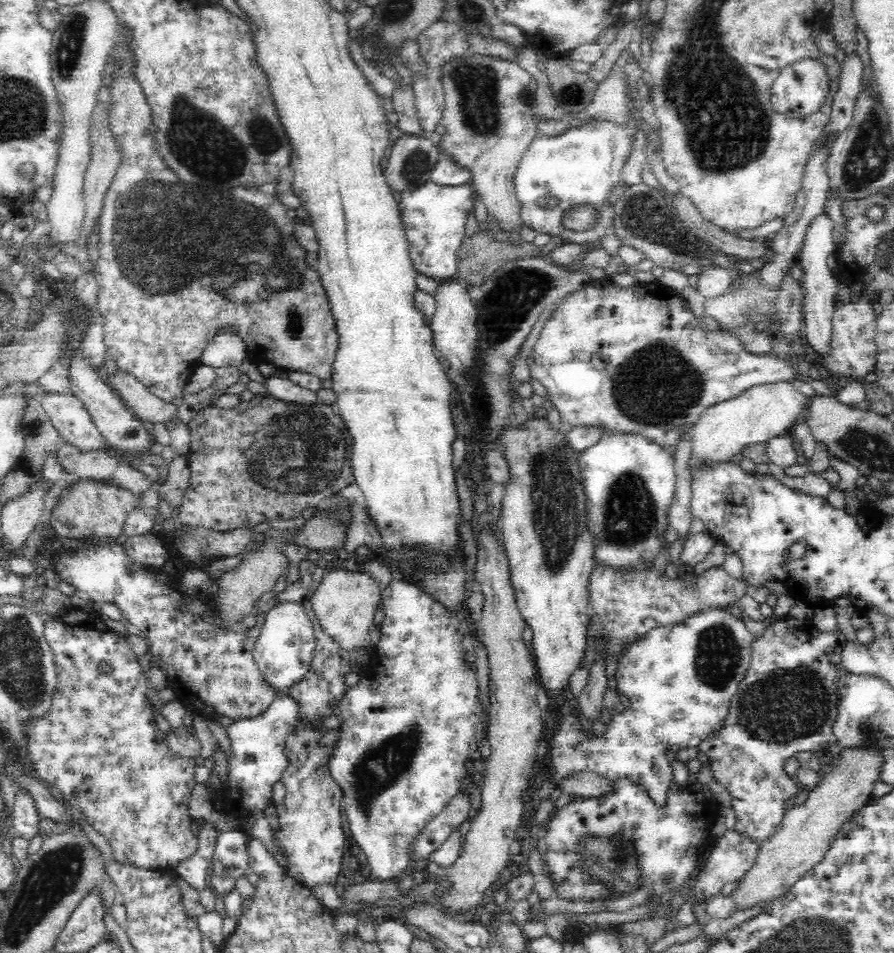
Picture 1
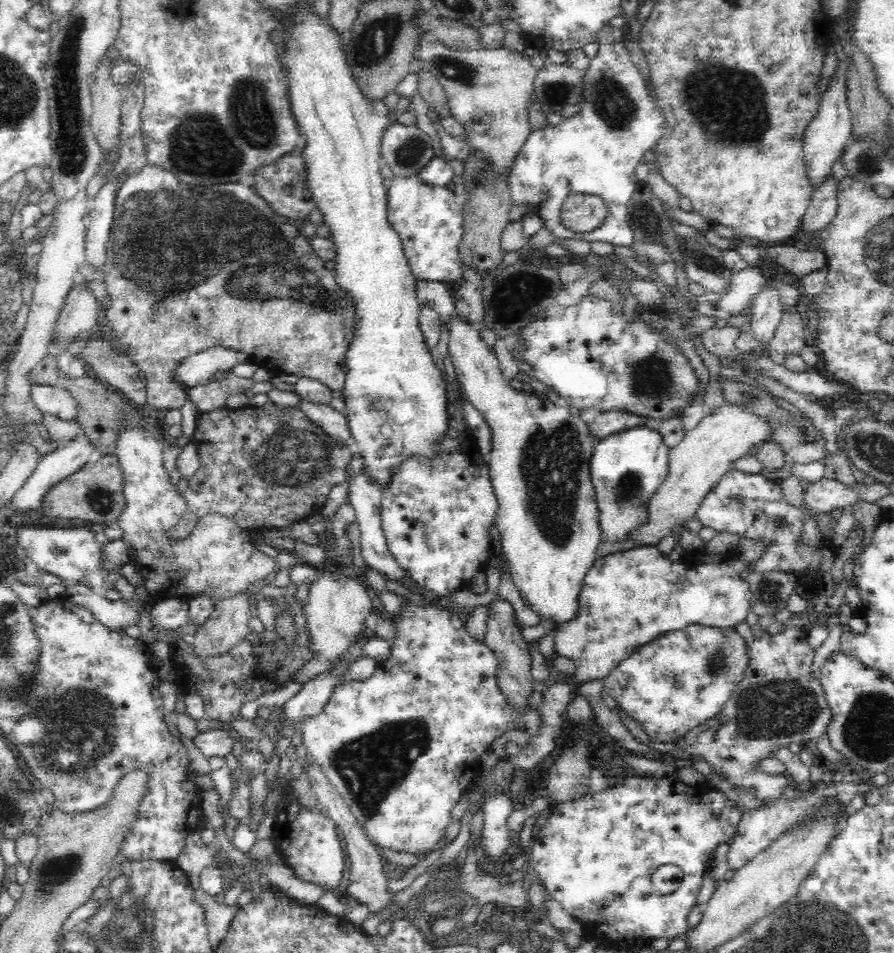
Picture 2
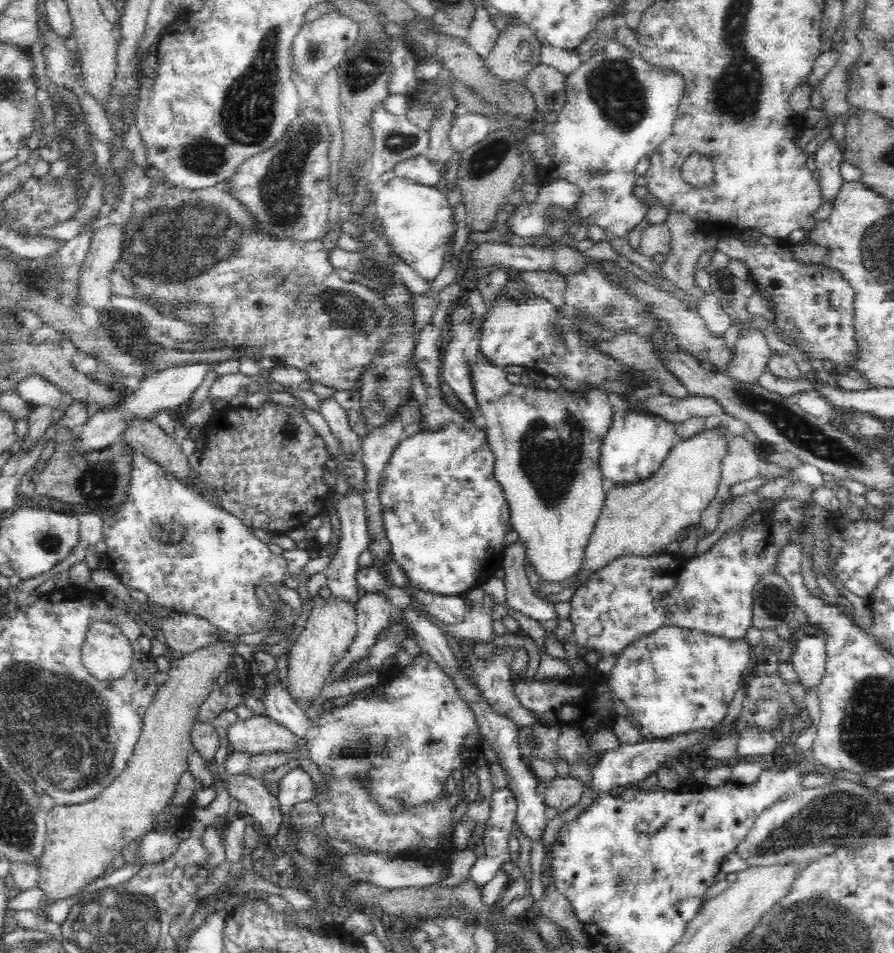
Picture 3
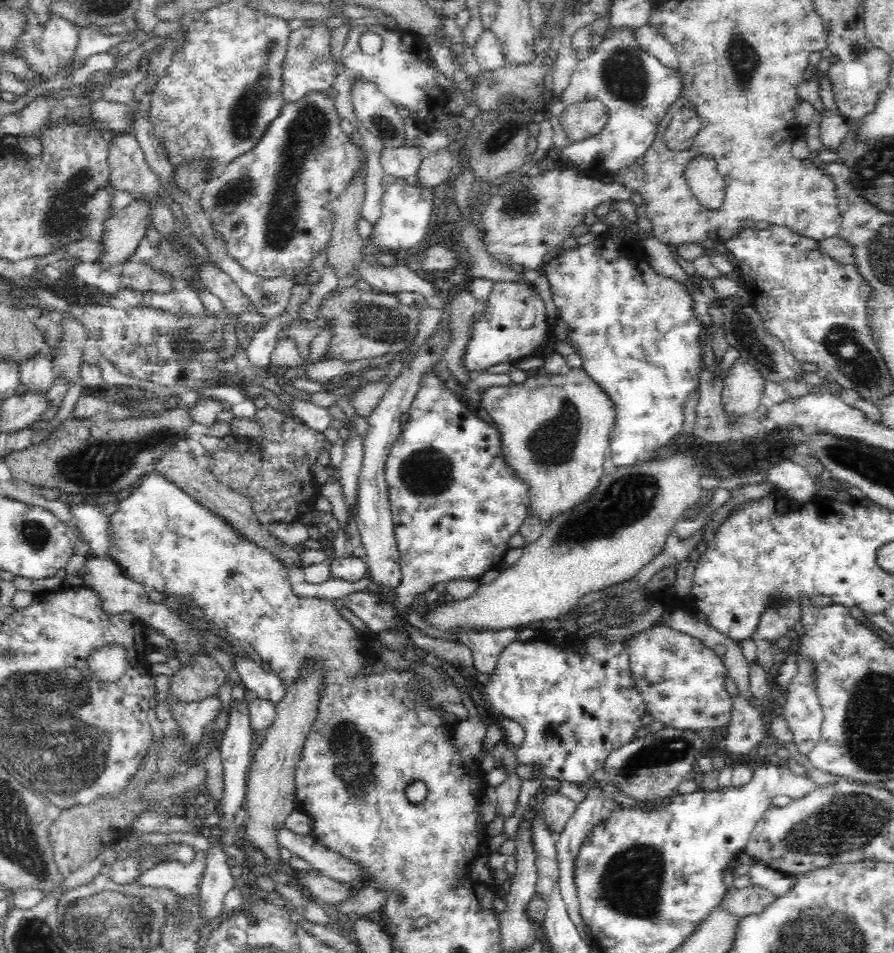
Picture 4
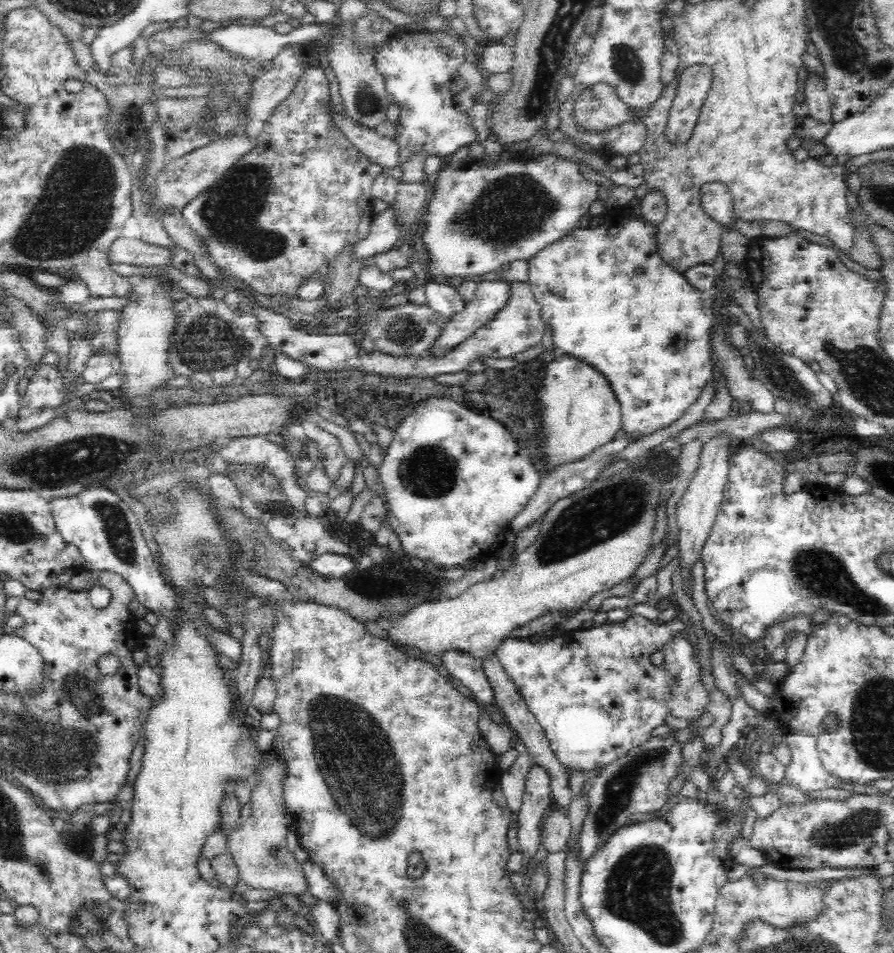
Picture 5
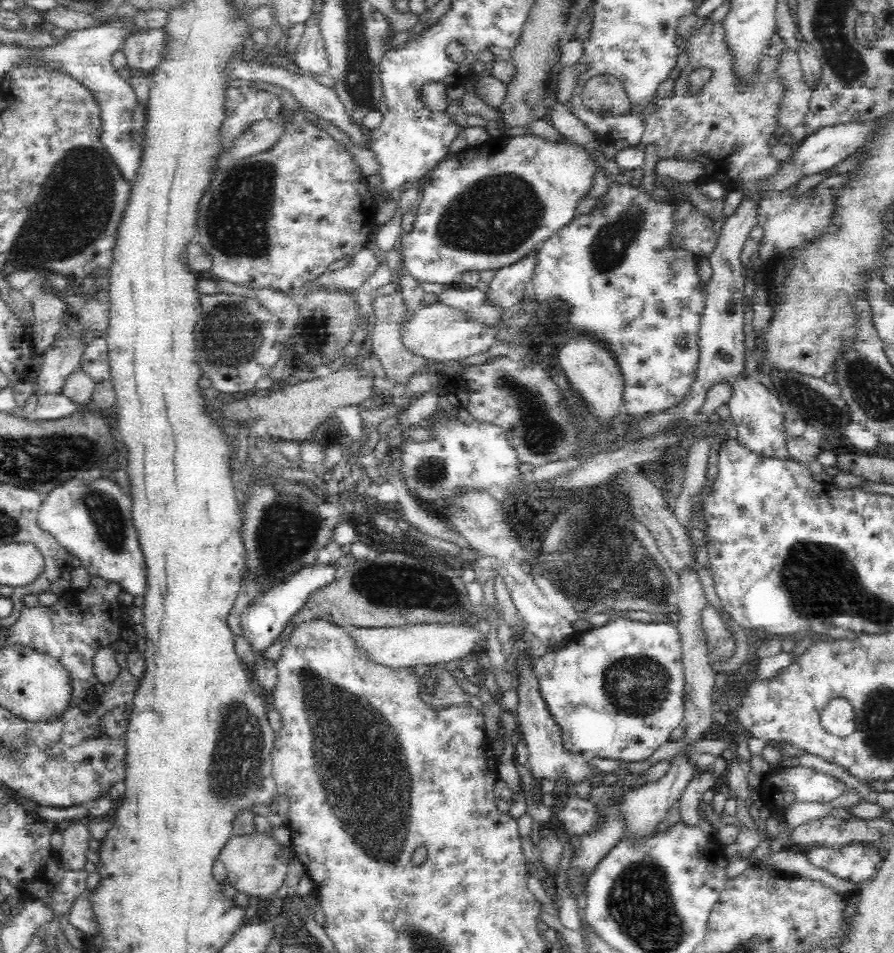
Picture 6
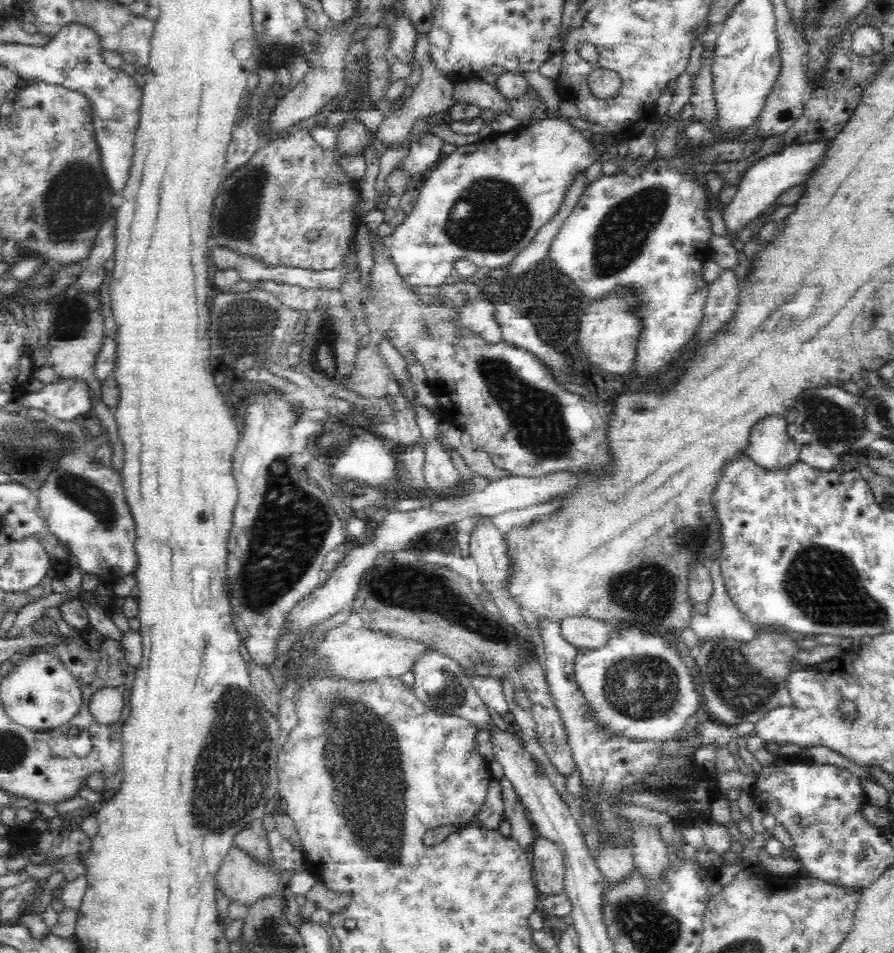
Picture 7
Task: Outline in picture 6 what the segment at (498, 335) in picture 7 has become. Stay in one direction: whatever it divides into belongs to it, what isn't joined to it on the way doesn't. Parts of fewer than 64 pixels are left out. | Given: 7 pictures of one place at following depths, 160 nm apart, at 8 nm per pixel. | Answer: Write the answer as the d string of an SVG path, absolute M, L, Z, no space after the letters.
M439 301L430 306L424 305L408 324L402 324L402 343L411 354L422 356L426 361L464 360L486 353L497 340L496 329L486 323L471 321L464 311Z

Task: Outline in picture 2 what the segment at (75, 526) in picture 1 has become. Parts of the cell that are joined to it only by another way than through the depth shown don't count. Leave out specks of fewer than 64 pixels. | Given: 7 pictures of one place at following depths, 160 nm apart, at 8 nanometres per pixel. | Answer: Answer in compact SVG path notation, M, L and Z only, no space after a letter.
M116 454L97 455L97 459L86 467L66 476L50 486L50 490L42 496L40 510L50 518L74 518L97 524L111 524L124 511L123 472Z

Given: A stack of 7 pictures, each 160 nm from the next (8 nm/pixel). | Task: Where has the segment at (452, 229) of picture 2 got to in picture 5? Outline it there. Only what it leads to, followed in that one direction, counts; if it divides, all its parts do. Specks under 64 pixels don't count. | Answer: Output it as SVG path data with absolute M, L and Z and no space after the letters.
M393 203L371 220L370 234L352 246L354 259L365 259L378 252L392 249L398 239L397 220L394 220Z

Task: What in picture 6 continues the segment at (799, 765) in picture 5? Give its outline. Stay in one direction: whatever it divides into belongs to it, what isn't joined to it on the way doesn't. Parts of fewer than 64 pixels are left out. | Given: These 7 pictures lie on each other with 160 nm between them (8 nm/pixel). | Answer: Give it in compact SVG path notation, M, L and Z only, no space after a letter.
M794 766L794 768L779 767L769 771L767 778L764 778L758 790L763 805L782 817L786 810L795 803L828 803L842 796L848 788L844 782L828 774L804 766Z

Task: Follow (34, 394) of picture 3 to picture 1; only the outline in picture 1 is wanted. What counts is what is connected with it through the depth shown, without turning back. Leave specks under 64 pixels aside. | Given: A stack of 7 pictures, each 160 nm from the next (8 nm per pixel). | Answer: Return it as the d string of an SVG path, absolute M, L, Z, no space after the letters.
M44 394L42 406L58 431L61 444L73 446L80 452L109 448L86 408L73 394Z

